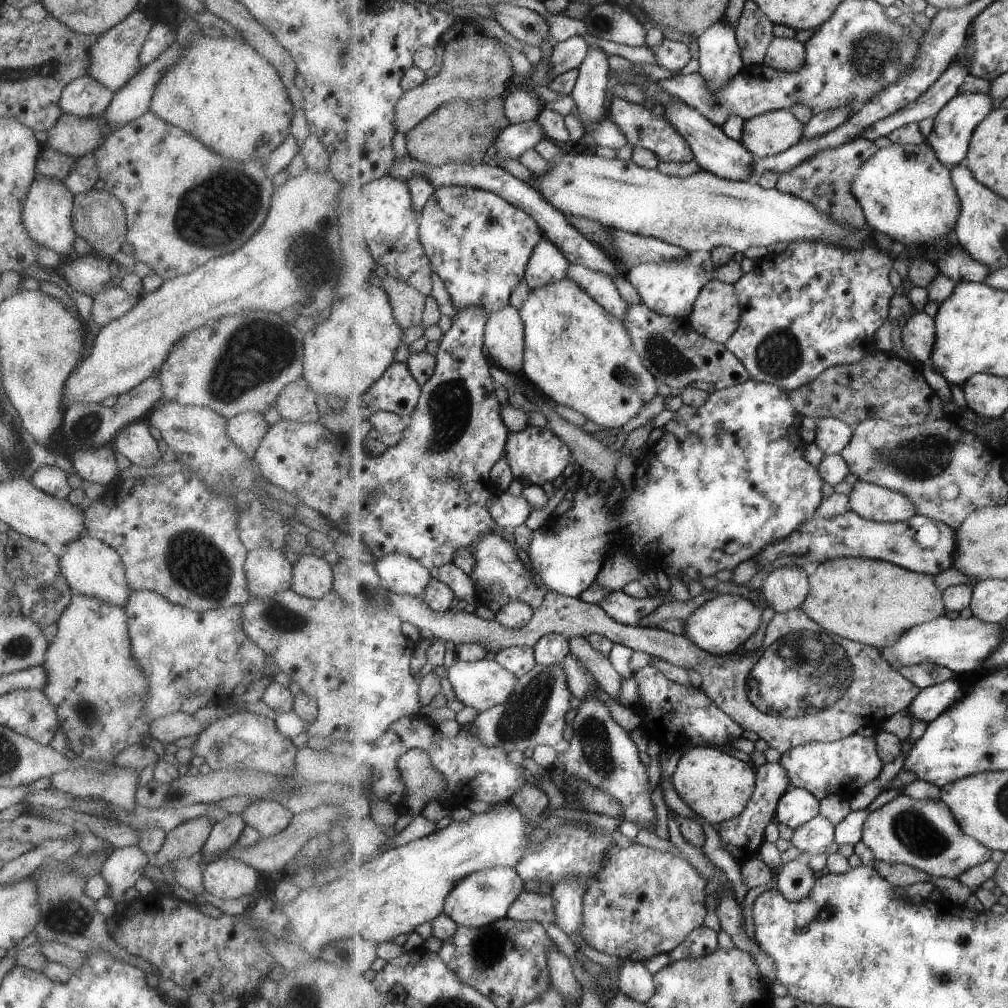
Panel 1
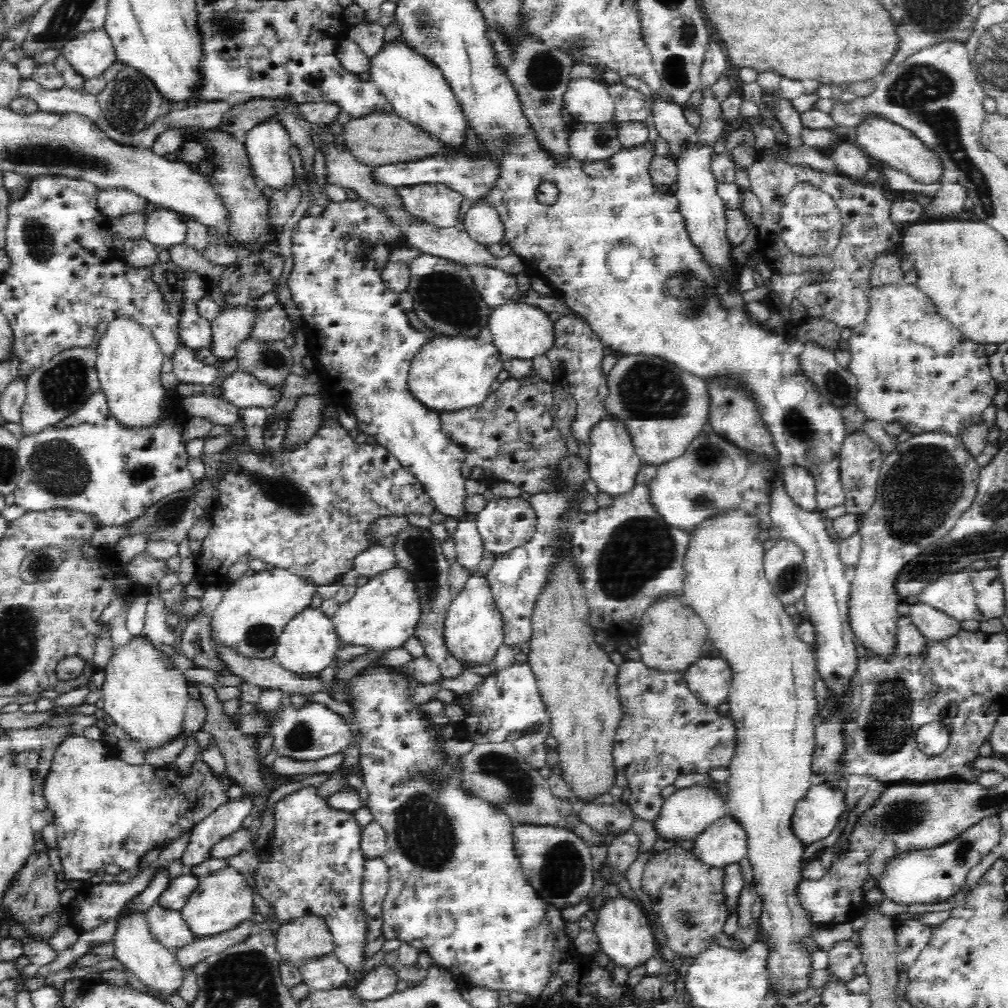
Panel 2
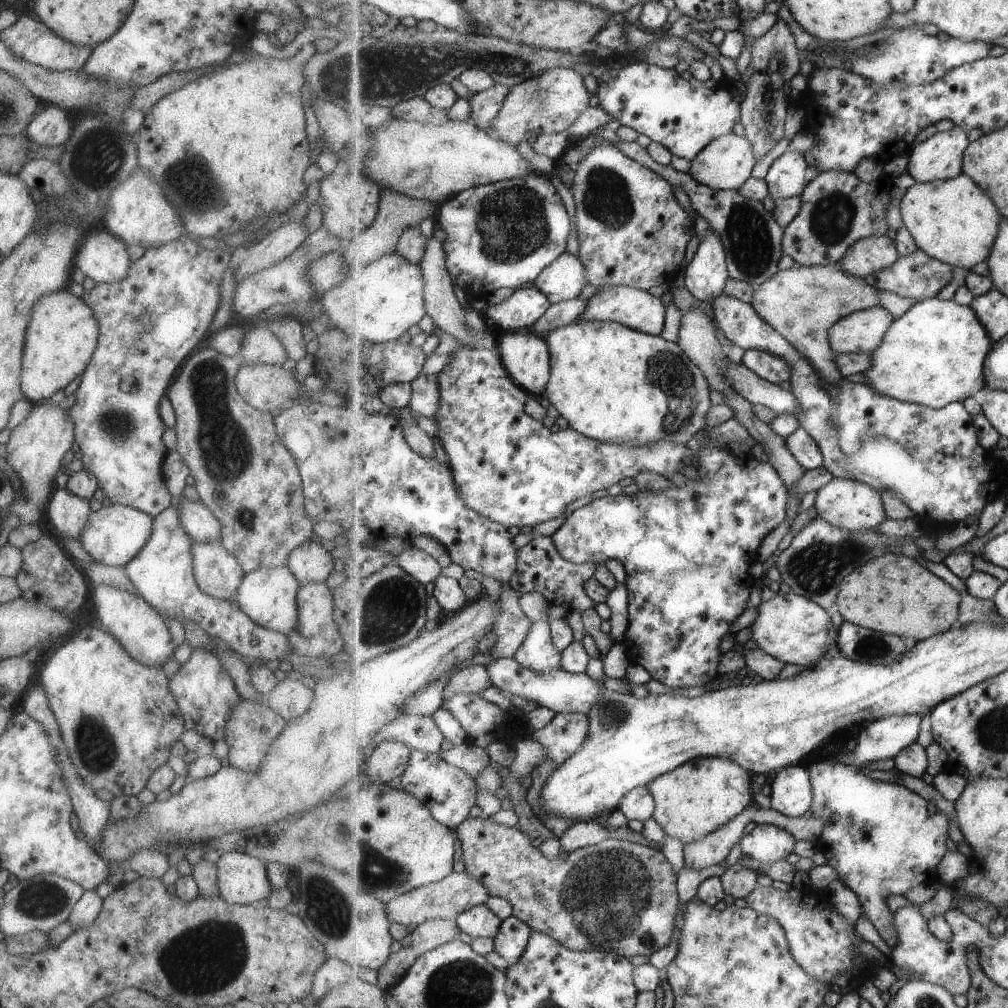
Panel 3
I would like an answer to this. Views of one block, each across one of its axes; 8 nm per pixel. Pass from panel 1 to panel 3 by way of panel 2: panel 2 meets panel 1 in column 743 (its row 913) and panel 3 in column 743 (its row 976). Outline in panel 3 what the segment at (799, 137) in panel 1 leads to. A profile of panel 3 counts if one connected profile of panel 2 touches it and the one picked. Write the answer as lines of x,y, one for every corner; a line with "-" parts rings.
731,132
708,144
694,158
689,173
701,184
713,187
715,190
739,190
751,178
757,160
754,146
746,135
736,136

